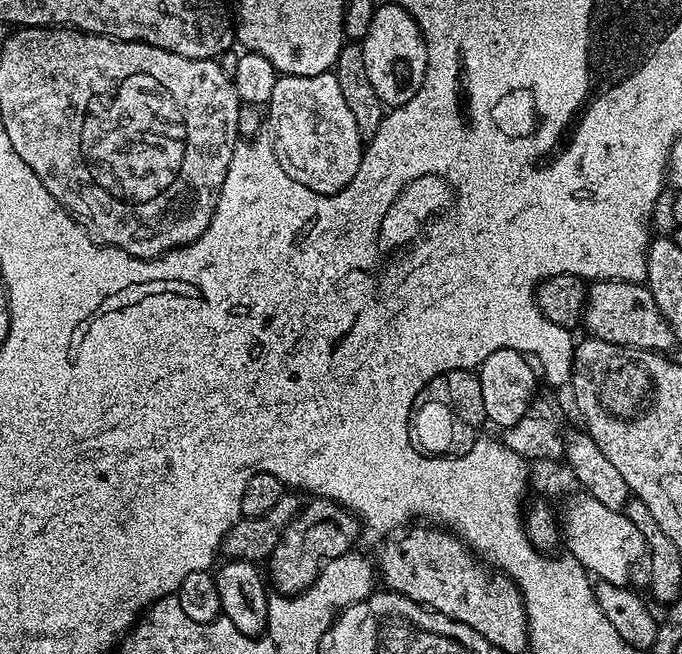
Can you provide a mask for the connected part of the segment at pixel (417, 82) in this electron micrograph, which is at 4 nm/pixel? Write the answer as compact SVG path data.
M395 2L381 3L370 22L370 30L364 35L362 51L370 86L374 86L381 104L405 104L418 94L426 74L426 46L415 18L405 8Z

